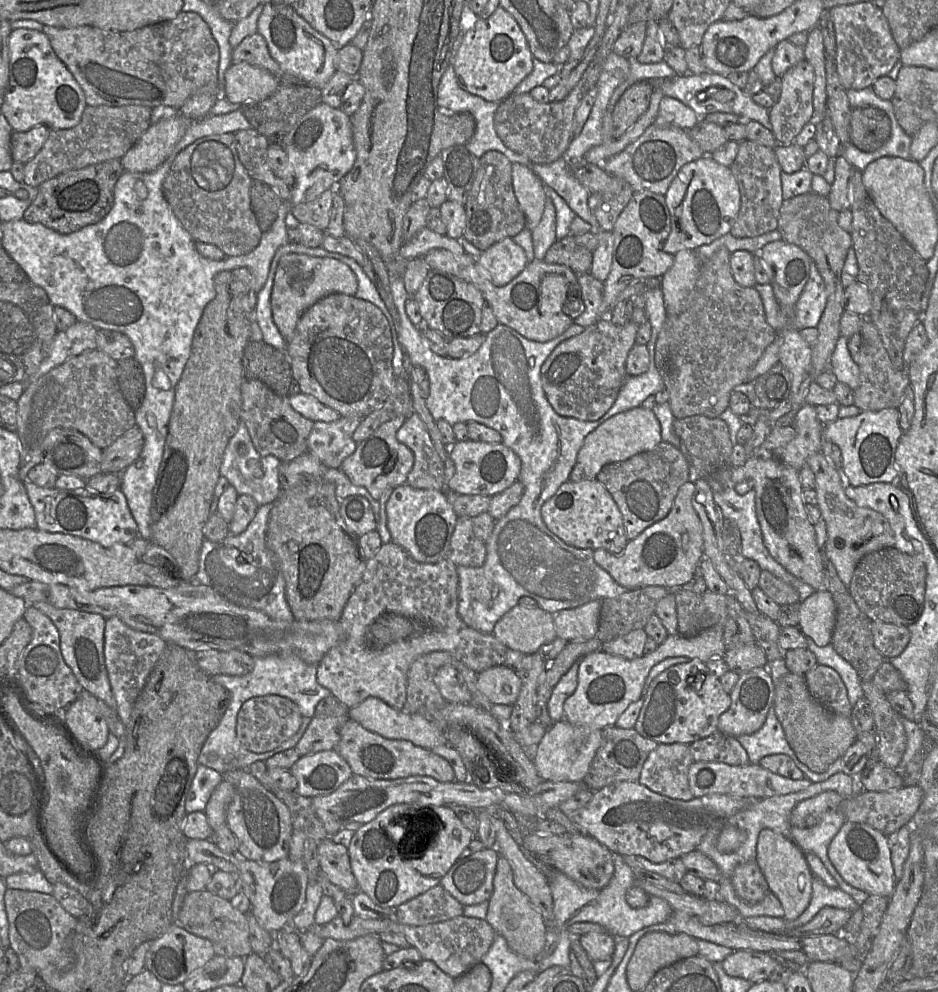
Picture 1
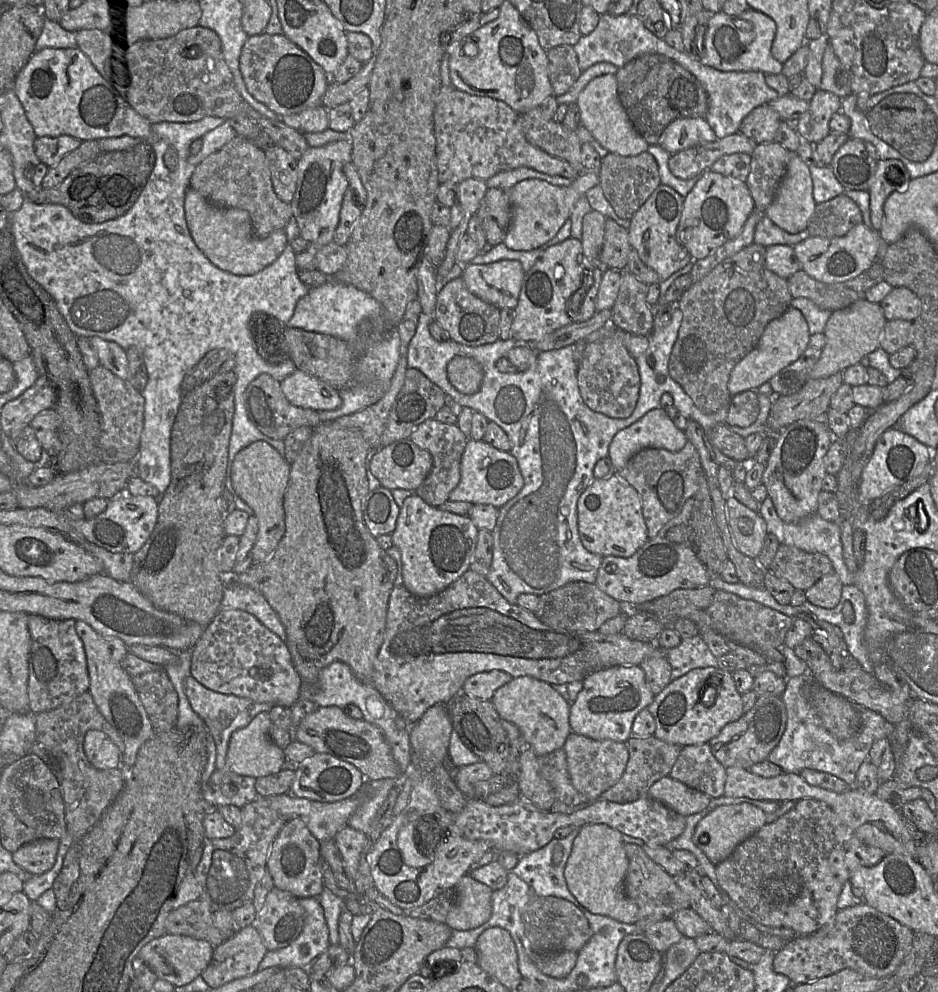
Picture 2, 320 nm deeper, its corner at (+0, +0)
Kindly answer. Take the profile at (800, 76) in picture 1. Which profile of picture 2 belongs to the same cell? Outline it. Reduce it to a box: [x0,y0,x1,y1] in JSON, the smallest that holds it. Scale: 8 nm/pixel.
[794,90,841,144]

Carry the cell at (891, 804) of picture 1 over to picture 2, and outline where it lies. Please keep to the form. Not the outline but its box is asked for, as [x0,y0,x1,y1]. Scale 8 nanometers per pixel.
[716,799,886,936]

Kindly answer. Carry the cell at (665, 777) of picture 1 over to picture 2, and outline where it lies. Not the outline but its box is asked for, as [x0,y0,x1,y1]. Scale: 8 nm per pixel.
[669,744,726,798]

